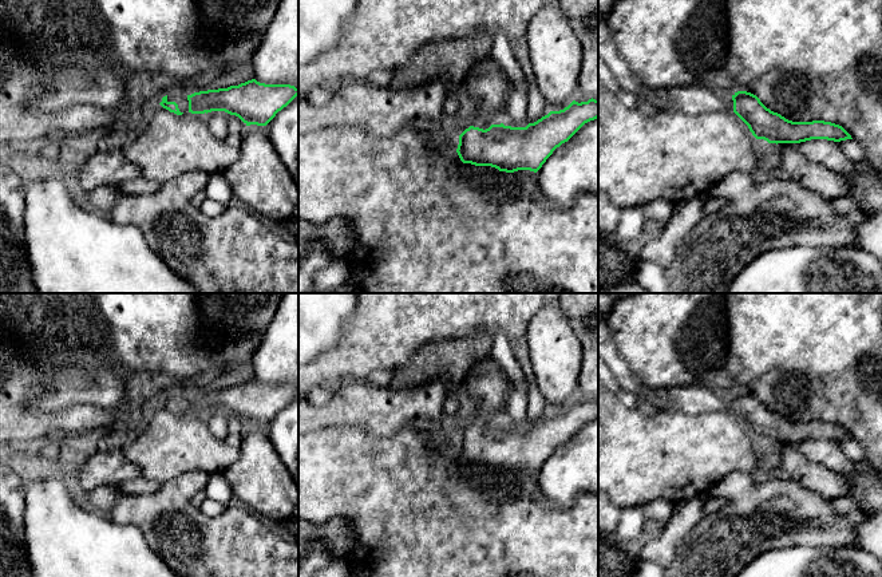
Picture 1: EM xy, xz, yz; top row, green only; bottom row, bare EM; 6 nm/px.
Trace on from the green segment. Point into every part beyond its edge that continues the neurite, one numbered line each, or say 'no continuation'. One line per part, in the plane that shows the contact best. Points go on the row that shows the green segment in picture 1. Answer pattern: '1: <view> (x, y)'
1: xy (180, 98)

